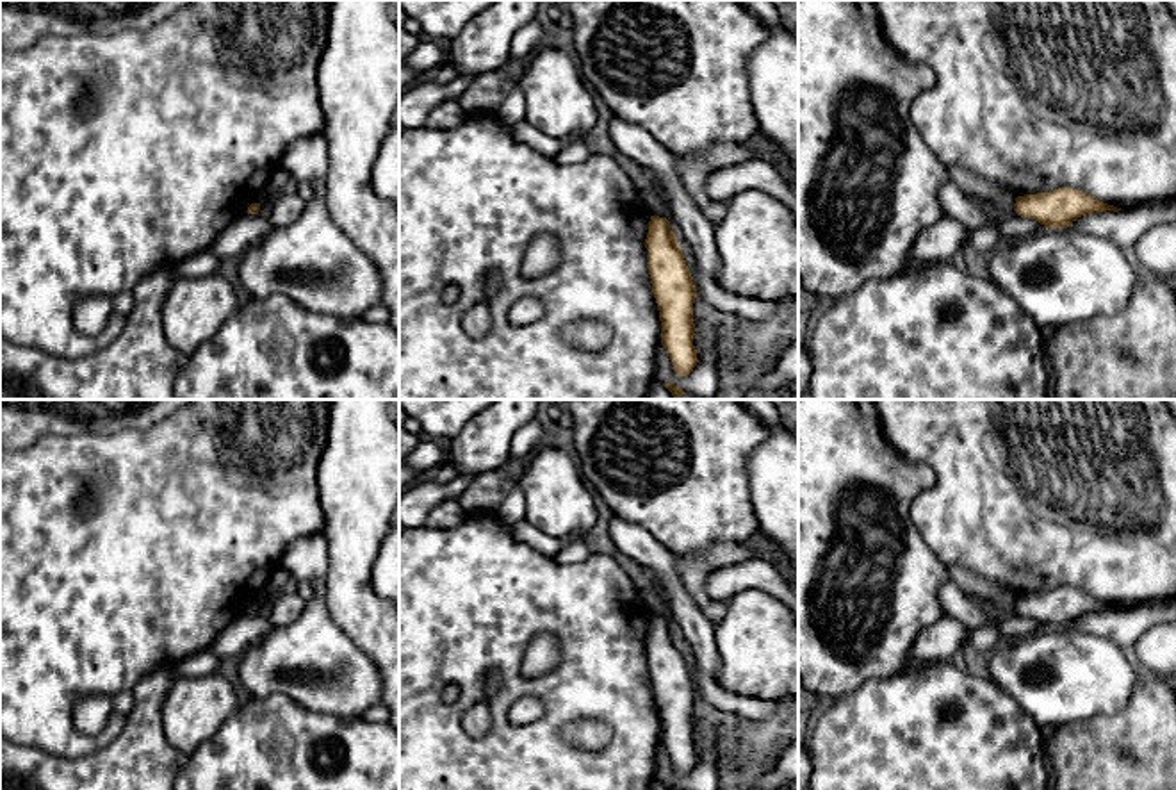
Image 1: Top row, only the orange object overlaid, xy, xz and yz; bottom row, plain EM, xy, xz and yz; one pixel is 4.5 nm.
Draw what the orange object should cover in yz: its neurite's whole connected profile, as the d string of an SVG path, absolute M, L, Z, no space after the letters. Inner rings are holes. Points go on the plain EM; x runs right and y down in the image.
M1058 587L1049 592L1017 596L1014 610L1021 617L1035 619L1044 628L1066 628L1078 617L1121 608L1073 587Z

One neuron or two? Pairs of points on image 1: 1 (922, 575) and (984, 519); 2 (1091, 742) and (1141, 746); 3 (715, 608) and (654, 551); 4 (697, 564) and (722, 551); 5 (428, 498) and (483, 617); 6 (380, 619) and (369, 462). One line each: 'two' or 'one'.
1: two
2: one
3: two
4: one
5: two
6: one

